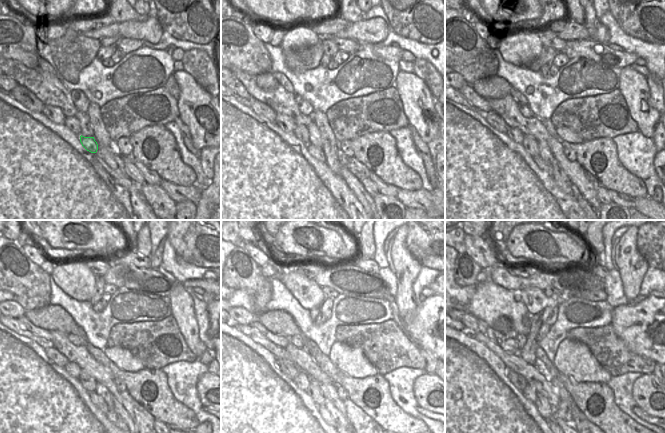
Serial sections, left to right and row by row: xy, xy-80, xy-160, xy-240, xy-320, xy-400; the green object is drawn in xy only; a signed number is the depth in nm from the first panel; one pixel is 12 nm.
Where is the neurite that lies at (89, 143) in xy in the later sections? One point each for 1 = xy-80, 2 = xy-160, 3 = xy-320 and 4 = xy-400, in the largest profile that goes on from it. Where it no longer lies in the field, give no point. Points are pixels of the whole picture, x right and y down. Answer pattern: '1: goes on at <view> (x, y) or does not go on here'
1: goes on at xy-80 (317, 152)
2: goes on at xy-160 (543, 165)
3: goes on at xy-320 (327, 417)
4: goes on at xy-400 (551, 422)

